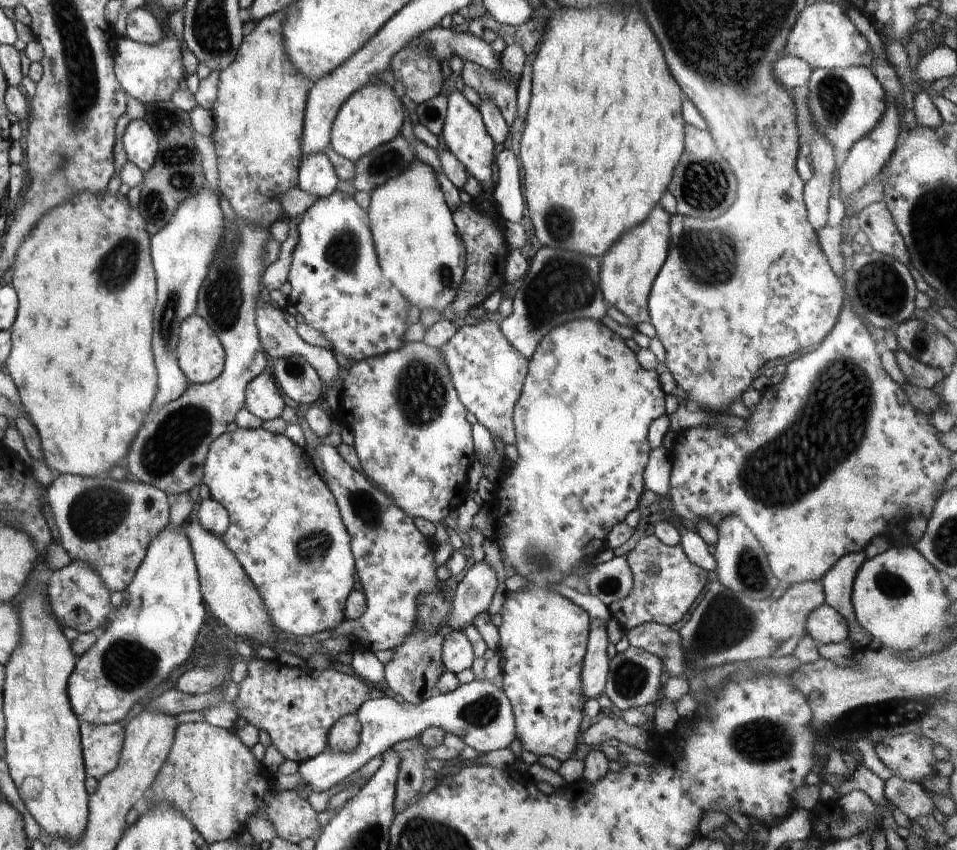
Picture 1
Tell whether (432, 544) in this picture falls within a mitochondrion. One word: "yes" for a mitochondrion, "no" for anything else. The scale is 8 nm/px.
no

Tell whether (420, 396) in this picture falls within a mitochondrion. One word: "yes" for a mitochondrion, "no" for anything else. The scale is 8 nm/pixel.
yes

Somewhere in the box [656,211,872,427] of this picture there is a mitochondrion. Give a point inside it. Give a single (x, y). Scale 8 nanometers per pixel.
(707, 266)

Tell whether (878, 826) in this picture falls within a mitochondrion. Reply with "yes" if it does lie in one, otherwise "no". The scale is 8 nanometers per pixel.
no

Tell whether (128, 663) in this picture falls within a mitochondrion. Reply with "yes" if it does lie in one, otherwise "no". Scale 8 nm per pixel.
yes

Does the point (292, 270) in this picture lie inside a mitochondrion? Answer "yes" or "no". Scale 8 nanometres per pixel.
no

